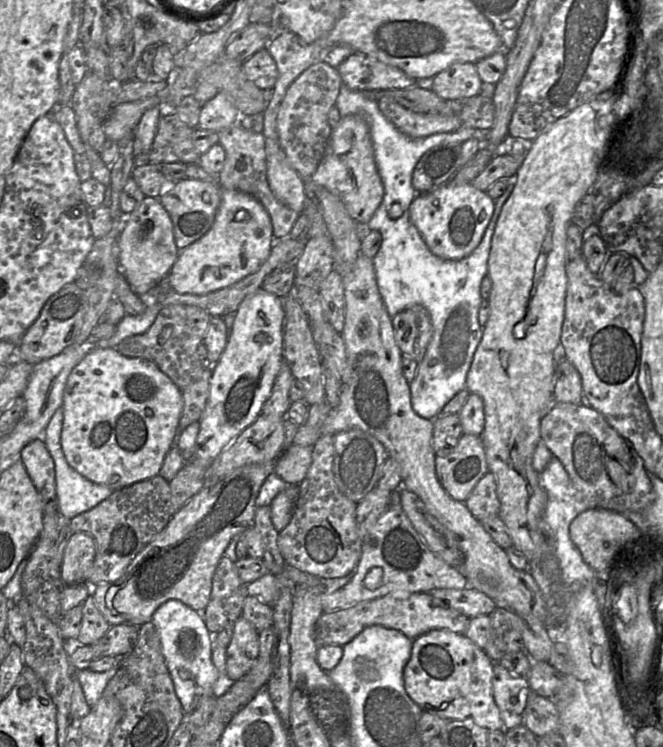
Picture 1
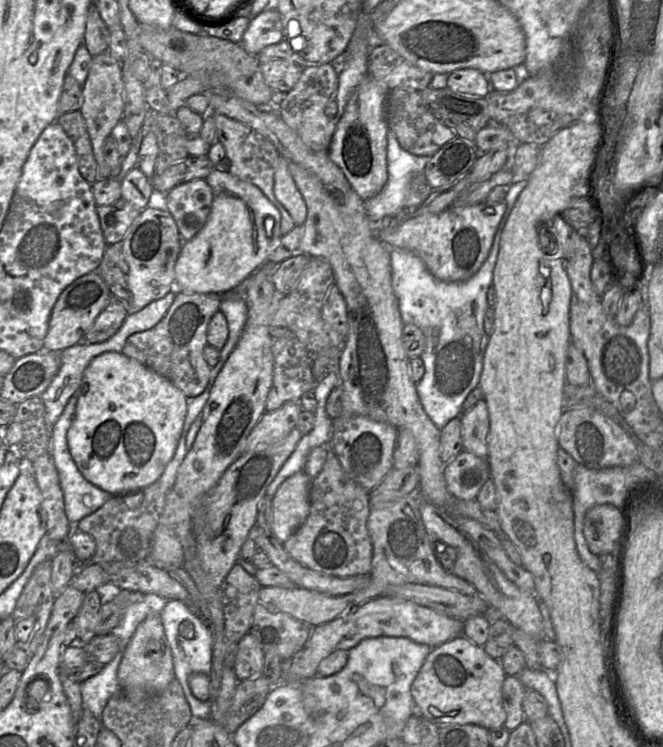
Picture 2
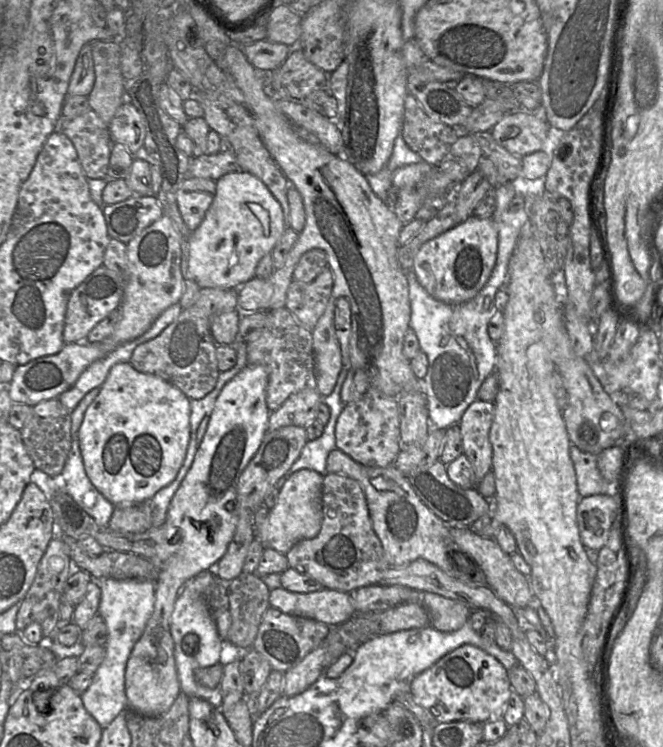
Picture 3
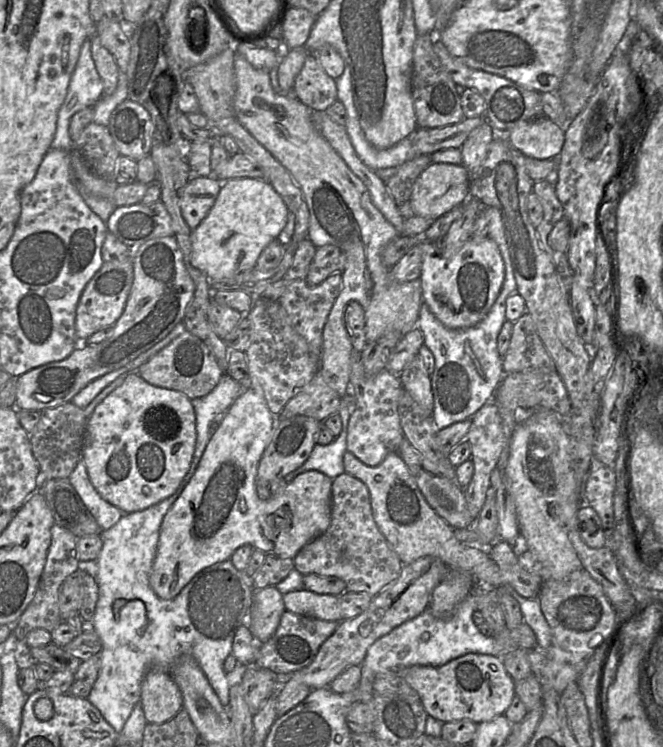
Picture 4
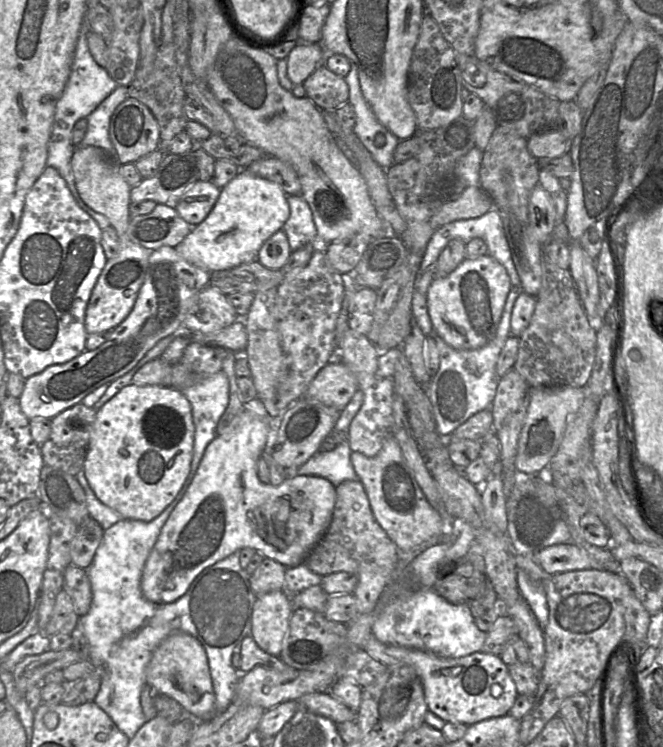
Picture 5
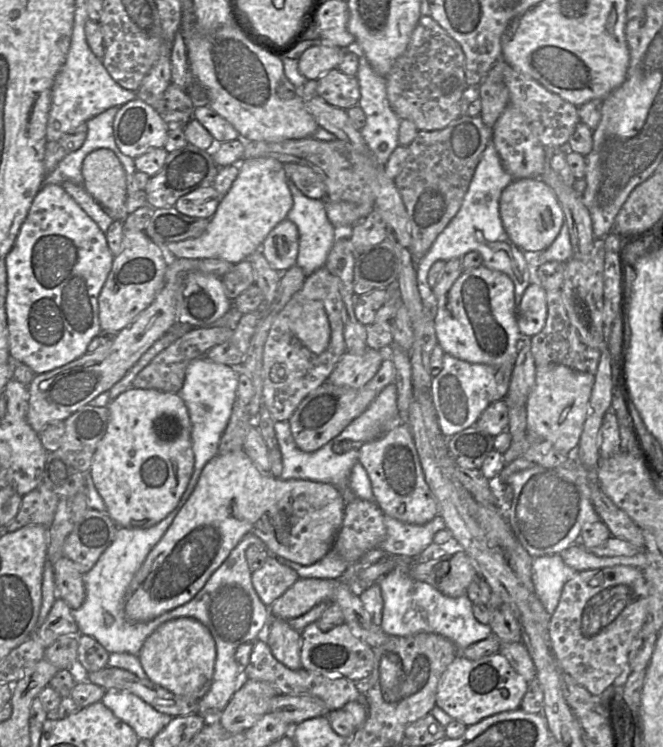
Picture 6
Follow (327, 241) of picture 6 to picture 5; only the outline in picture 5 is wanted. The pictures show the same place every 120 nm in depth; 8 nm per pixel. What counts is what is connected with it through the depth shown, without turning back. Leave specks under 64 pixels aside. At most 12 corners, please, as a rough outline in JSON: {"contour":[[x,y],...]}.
{"contour":[[288,195],[290,216],[283,226],[295,251],[307,244],[325,248],[313,214],[300,195]]}

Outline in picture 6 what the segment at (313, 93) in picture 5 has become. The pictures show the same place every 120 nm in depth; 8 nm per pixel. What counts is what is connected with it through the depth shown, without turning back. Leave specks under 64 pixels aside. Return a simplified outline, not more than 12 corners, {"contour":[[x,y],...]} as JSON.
{"contour":[[335,68],[319,77],[316,93],[344,110],[358,105],[356,76]]}

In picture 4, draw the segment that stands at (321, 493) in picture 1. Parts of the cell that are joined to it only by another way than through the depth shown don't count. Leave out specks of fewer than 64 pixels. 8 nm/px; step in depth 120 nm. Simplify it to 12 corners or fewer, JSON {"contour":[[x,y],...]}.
{"contour":[[332,480],[329,527],[297,553],[302,575],[373,597],[403,563],[367,486]]}

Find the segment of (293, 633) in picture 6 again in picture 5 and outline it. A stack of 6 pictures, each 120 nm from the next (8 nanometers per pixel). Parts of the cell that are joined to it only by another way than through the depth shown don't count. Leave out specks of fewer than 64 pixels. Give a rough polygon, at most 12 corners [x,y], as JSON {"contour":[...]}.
{"contour":[[282,589],[257,596],[252,637],[278,657],[294,611]]}

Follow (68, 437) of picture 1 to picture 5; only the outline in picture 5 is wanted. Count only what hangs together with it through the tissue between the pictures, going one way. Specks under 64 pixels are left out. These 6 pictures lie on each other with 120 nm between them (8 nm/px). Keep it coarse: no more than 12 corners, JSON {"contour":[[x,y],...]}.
{"contour":[[130,383],[96,411],[97,498],[151,521],[190,472],[181,390]]}

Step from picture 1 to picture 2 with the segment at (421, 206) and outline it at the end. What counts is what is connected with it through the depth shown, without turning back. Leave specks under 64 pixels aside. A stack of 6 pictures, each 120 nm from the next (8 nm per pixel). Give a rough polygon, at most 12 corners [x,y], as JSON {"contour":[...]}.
{"contour":[[506,203],[409,214],[387,239],[438,280],[489,256]]}

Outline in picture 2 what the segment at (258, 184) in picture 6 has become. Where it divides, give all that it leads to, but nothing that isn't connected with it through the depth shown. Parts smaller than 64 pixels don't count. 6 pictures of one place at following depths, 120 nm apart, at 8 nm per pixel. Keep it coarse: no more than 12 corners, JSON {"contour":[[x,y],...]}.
{"contour":[[215,169],[204,227],[183,241],[180,292],[232,293],[277,248],[281,214]]}

